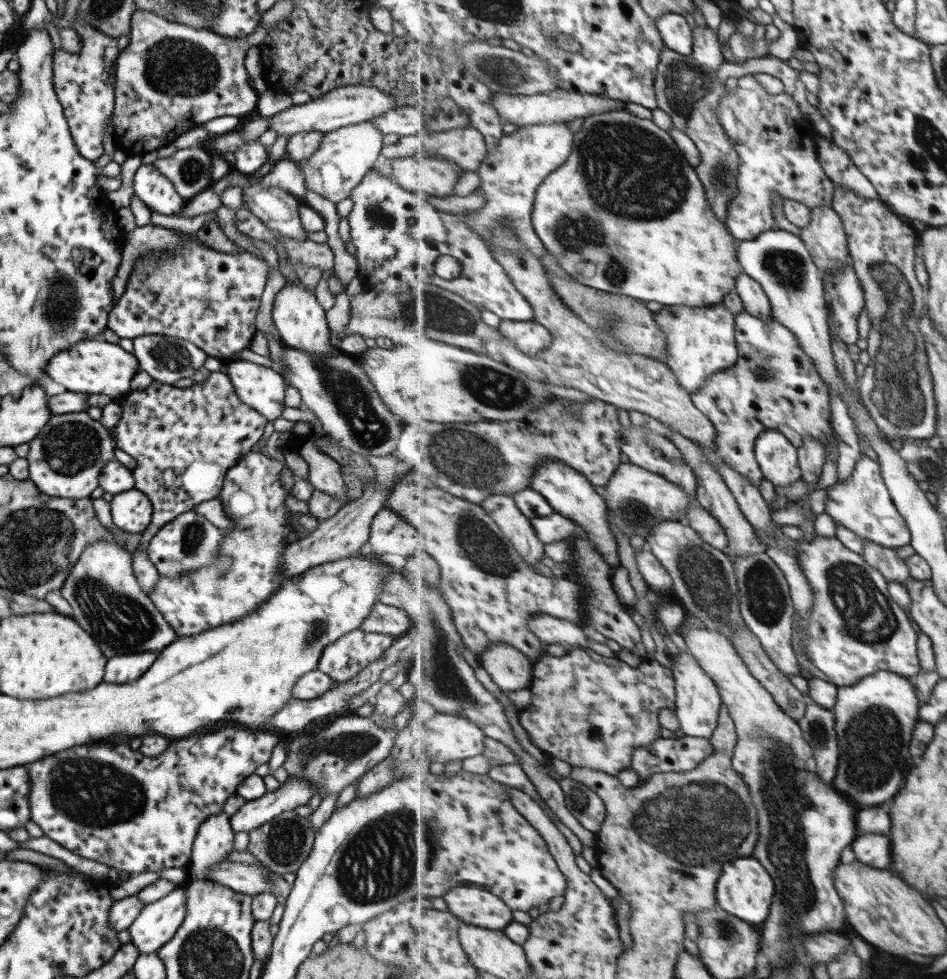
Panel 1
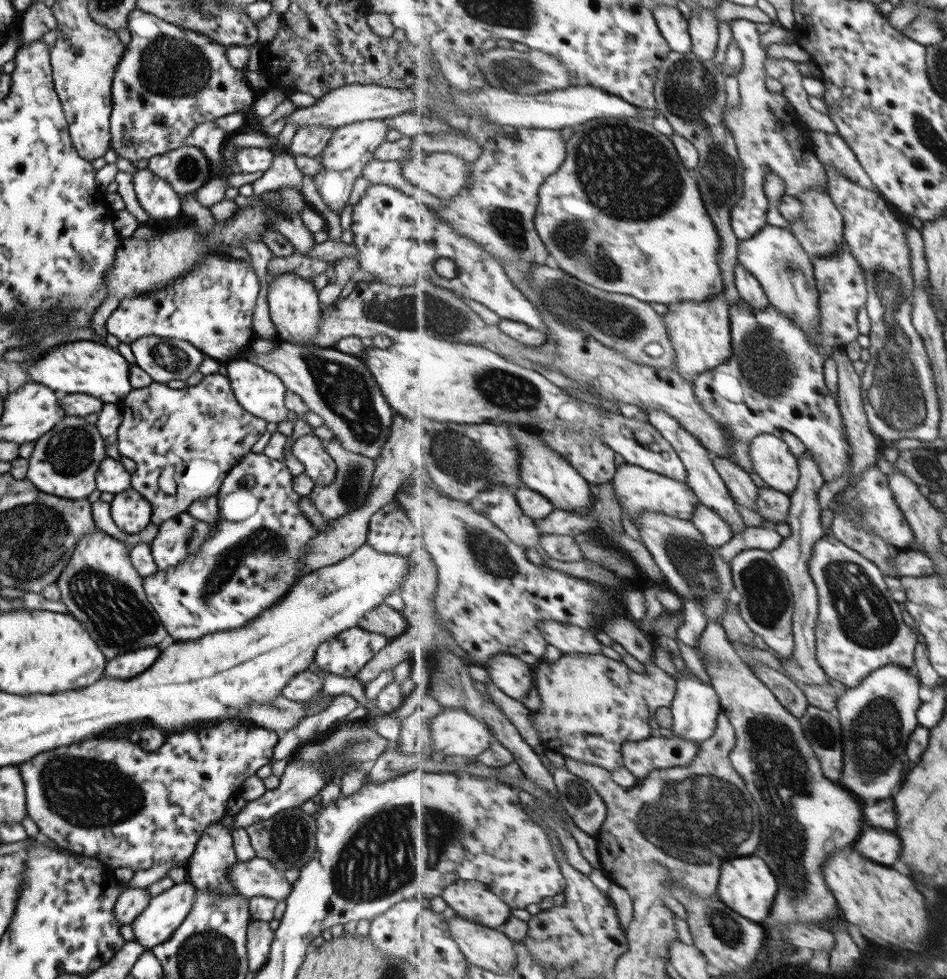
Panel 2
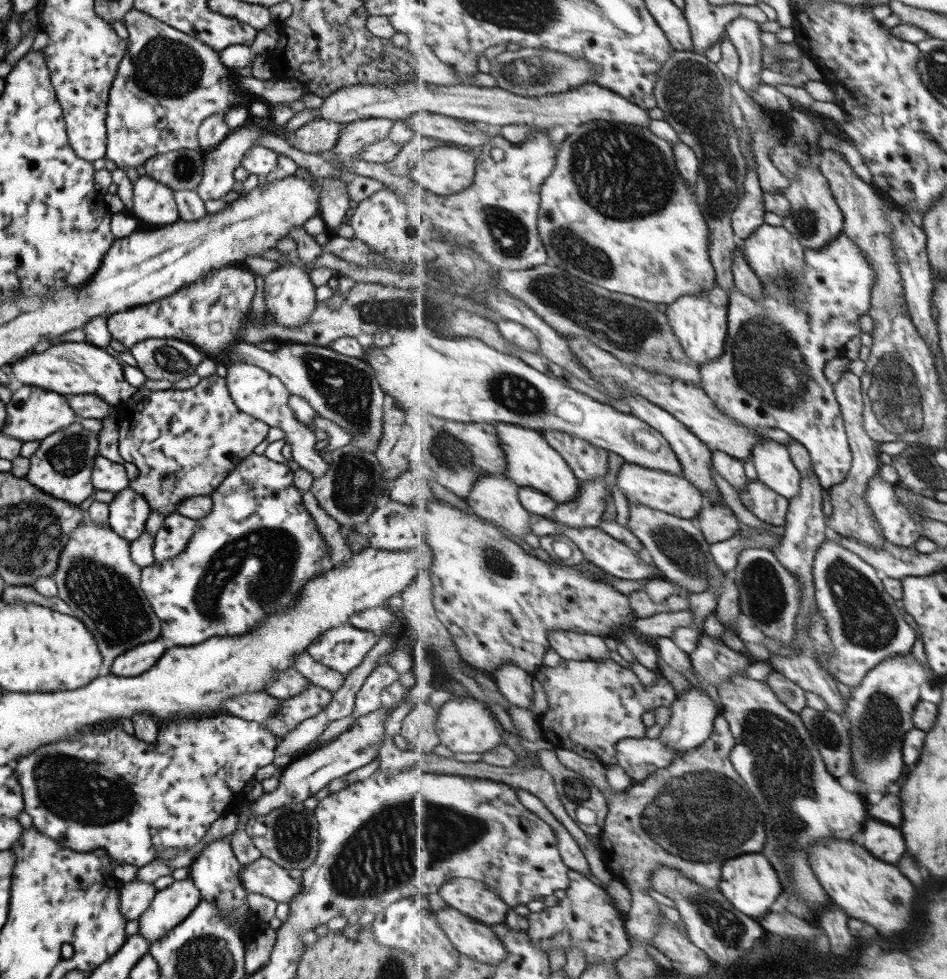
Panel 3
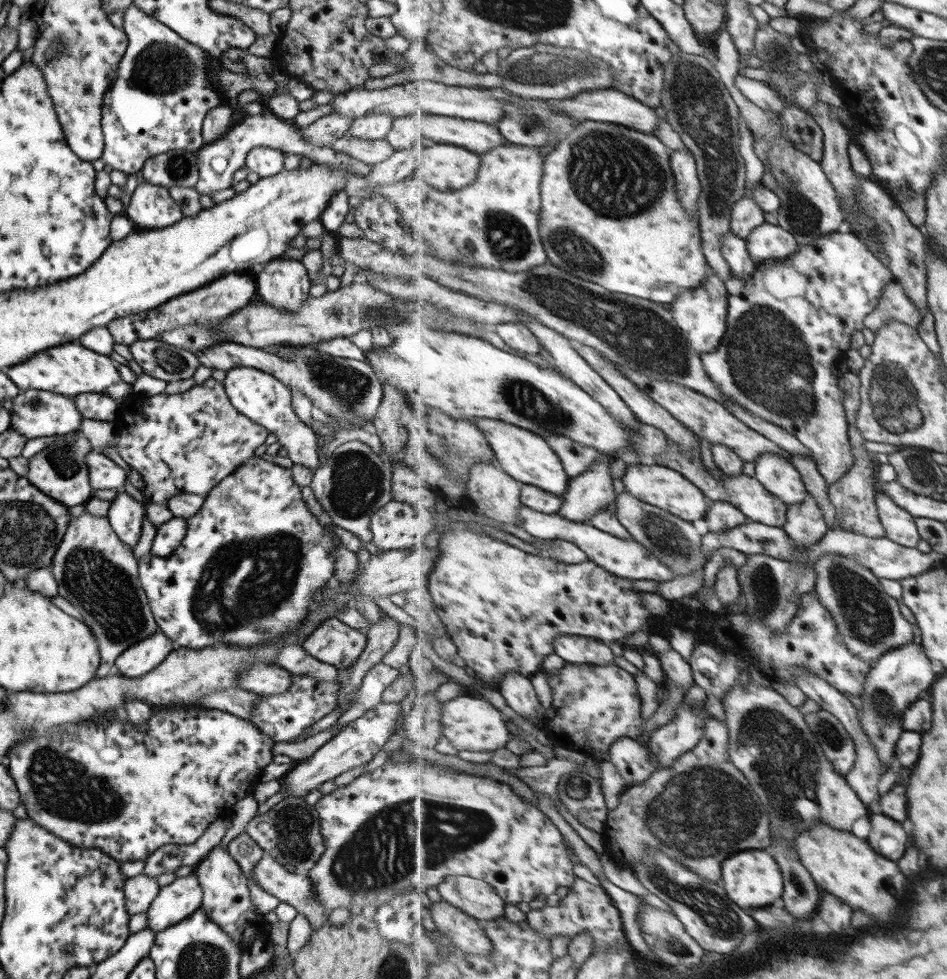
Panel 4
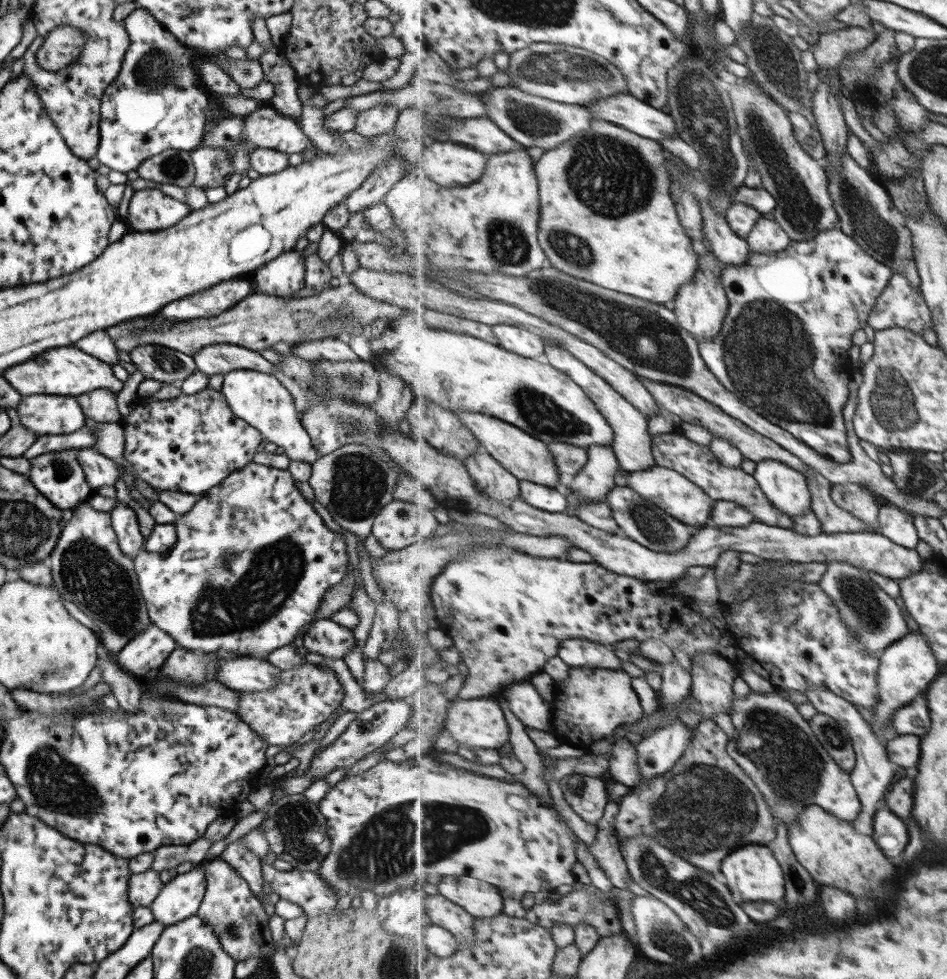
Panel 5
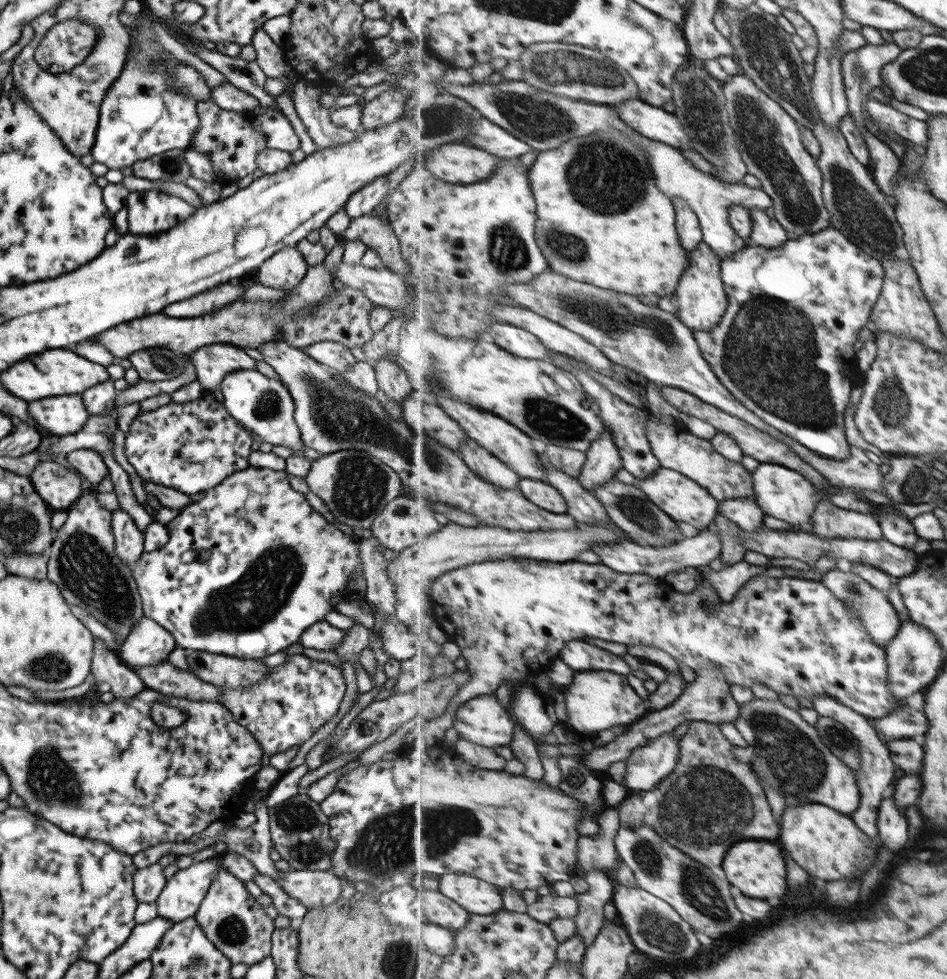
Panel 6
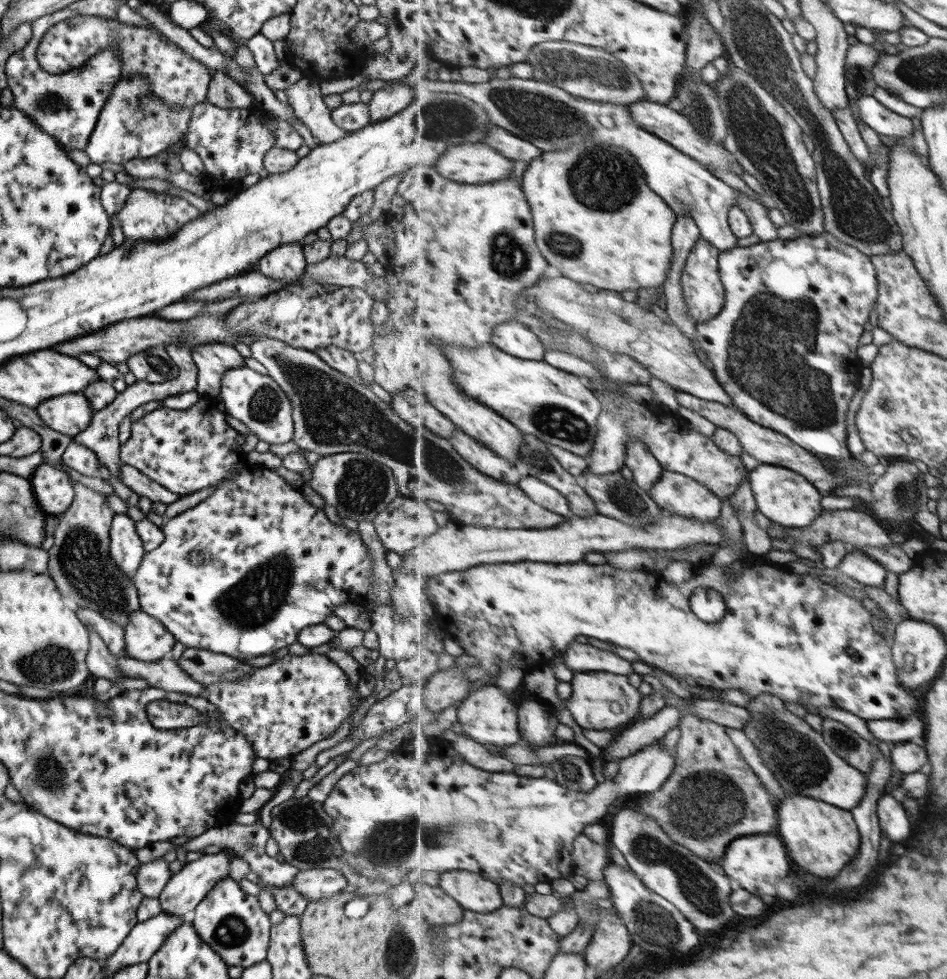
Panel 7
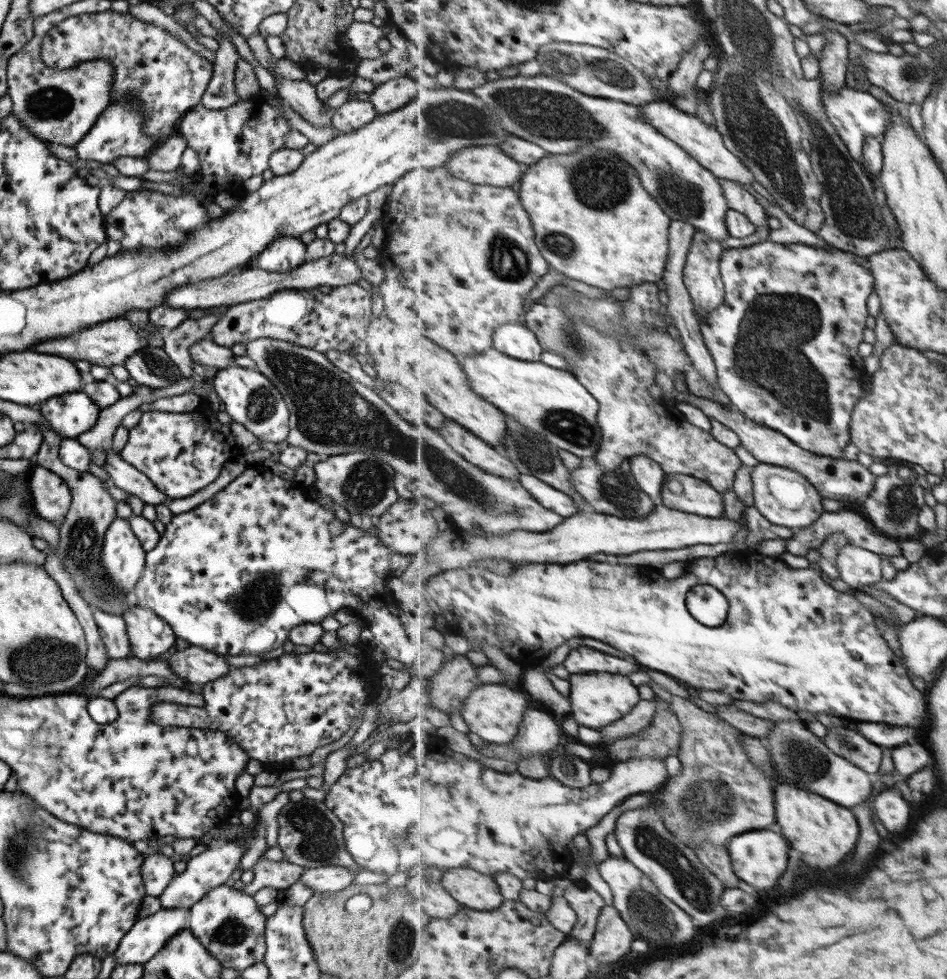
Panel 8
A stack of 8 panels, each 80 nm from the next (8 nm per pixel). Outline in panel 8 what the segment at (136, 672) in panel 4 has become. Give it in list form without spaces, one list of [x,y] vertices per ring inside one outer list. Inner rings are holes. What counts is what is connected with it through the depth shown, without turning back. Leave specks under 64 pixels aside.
[[[133,604],[123,614],[130,653],[142,661],[151,661],[174,645],[171,627],[151,609]]]

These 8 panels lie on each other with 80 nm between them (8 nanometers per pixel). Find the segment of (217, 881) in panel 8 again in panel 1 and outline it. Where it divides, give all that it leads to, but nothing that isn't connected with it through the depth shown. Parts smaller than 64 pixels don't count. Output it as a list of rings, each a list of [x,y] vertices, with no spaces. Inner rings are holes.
[[[184,885],[177,886],[163,898],[141,907],[135,920],[126,928],[130,936],[129,942],[136,946],[140,954],[155,953],[175,934],[185,914],[184,896]]]

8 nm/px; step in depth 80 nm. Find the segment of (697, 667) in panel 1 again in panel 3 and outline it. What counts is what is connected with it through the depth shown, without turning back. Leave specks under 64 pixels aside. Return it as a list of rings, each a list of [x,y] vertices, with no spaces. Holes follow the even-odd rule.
[[[687,685],[685,689],[685,694],[678,696],[671,707],[672,718],[667,726],[661,730],[658,738],[665,746],[670,746],[678,754],[693,750],[707,741],[713,735],[715,719],[721,714],[718,713],[717,706],[707,690],[690,685]]]

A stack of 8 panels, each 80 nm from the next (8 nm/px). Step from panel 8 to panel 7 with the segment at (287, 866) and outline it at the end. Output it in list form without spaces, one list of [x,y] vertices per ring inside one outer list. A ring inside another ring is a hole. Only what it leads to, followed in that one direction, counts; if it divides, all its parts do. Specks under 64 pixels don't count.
[[[257,820],[249,825],[241,824],[227,824],[227,826],[219,826],[208,829],[200,836],[191,838],[189,842],[182,844],[182,848],[186,852],[197,852],[201,848],[206,846],[215,845],[219,848],[230,850],[235,857],[242,858],[250,868],[251,872],[254,872],[258,878],[258,886],[264,888],[264,886],[272,887],[285,887],[291,882],[291,879],[300,870],[292,866],[290,869],[285,863],[279,863],[273,857],[269,857],[265,854],[265,843],[270,836],[268,828],[265,828],[261,823],[261,820]]]

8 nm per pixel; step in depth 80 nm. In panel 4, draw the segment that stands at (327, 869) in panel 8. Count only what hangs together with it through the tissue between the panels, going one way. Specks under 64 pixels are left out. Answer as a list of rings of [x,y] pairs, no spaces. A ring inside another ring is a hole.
[[[263,854],[253,865],[250,878],[267,894],[303,914],[310,928],[318,928],[326,922],[325,908],[314,900],[314,890],[305,872],[288,872],[283,865]]]

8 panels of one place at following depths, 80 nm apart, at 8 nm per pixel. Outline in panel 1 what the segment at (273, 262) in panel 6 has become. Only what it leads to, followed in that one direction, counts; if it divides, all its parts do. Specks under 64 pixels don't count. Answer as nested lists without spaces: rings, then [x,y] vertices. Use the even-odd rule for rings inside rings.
[[[285,282],[283,287],[274,296],[271,309],[272,322],[277,329],[283,347],[299,349],[313,355],[333,355],[337,352],[334,344],[330,342],[325,311],[316,301],[313,292],[305,291],[300,283],[290,284]]]

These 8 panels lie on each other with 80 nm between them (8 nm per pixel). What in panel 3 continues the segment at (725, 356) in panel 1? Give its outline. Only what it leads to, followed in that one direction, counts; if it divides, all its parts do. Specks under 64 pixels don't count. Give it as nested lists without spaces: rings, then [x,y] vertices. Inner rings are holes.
[[[715,283],[711,290],[695,297],[689,295],[679,298],[666,308],[667,318],[670,319],[671,326],[674,327],[675,334],[682,343],[683,351],[687,352],[687,357],[691,363],[702,367],[705,363],[711,363],[723,357],[726,350],[726,340],[729,336],[729,292]]]

